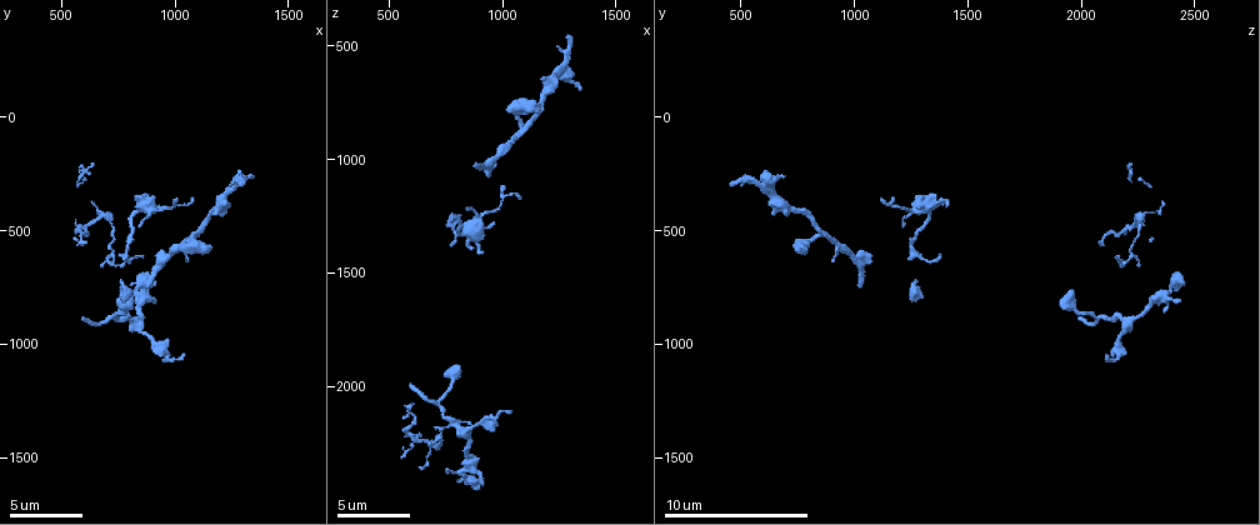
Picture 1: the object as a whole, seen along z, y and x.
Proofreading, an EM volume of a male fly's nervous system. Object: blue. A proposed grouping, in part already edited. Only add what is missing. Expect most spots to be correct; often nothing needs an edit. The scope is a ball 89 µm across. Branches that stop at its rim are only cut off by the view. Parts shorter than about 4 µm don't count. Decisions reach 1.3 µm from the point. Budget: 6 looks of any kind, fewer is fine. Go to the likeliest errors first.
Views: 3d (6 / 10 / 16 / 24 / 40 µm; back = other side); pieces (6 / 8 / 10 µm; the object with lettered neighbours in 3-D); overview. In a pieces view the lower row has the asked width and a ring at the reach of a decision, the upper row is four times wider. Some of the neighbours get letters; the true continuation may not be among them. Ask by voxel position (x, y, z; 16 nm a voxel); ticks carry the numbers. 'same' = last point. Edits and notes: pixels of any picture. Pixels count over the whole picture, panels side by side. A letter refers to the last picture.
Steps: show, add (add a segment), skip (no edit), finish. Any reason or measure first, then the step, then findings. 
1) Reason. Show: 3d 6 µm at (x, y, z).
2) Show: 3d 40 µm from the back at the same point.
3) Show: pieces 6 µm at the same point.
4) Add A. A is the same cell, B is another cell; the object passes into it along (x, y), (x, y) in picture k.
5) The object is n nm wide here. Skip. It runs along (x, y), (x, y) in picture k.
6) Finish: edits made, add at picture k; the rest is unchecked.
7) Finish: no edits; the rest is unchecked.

Free end. Show: pieces 8 µm at (1040, 1060, 2110).

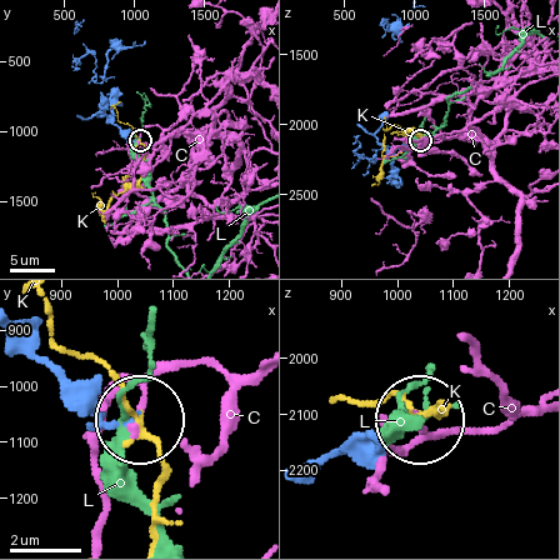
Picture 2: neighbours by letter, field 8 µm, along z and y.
Skip. C, K and L are other cells; none of them fits.

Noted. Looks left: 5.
Long arm stops here. Show: pieces 6 µm at (880, 700, 2420).

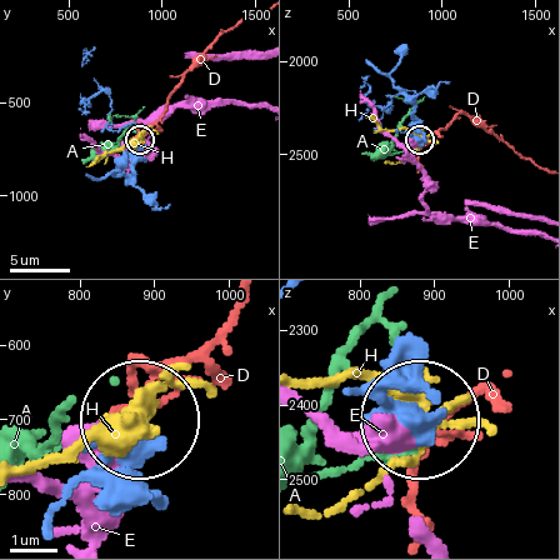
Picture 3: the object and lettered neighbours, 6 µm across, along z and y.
Skip. A, D, E and H are other cells; no lettered segment goes on from it.

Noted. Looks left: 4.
An open end. Show: pieces 10 µm at (840, 610, 2160).

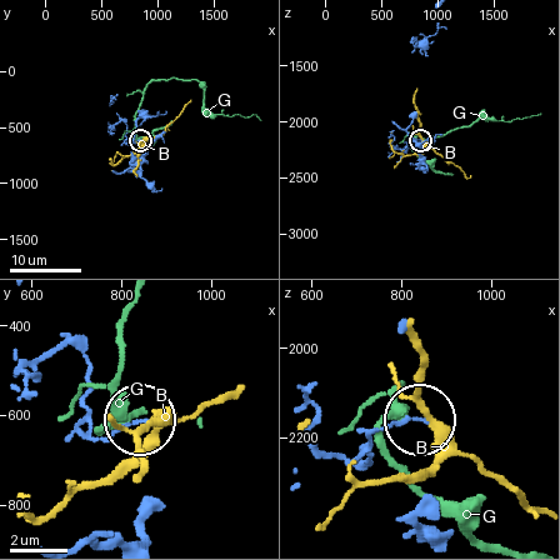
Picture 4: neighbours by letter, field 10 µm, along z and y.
The object is 120 nm wide here. Skip. B and G are other cells; none of them fits.

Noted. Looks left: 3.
Finish: no edits; the rest is unchecked.

